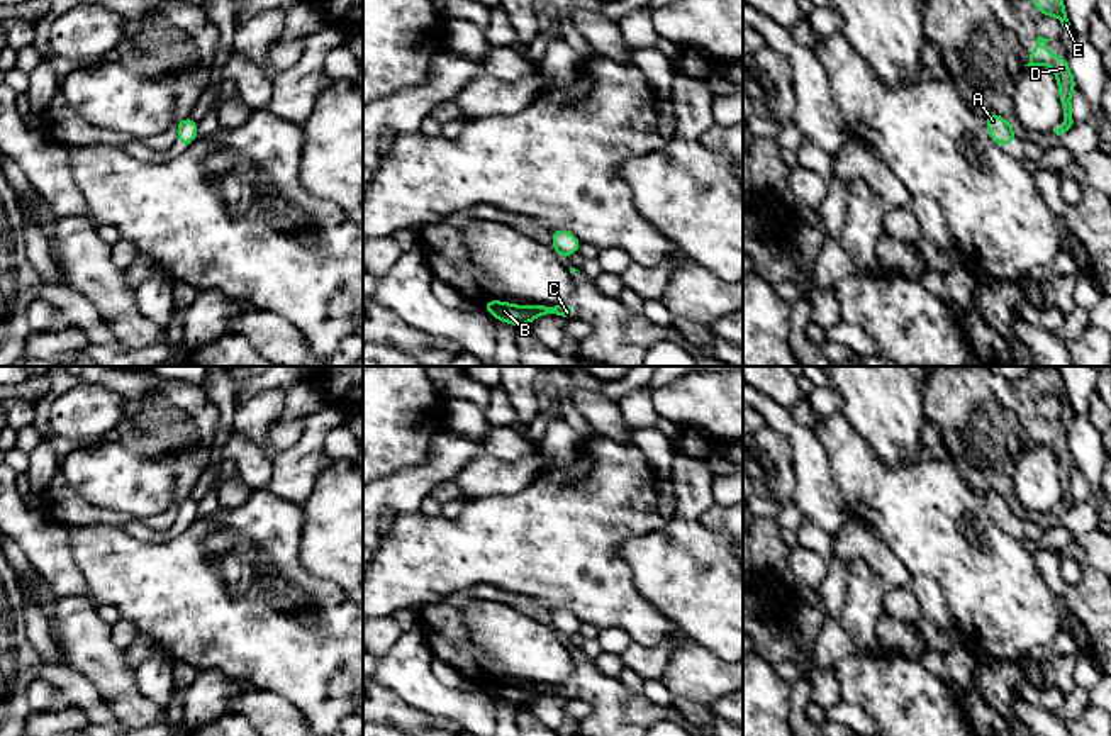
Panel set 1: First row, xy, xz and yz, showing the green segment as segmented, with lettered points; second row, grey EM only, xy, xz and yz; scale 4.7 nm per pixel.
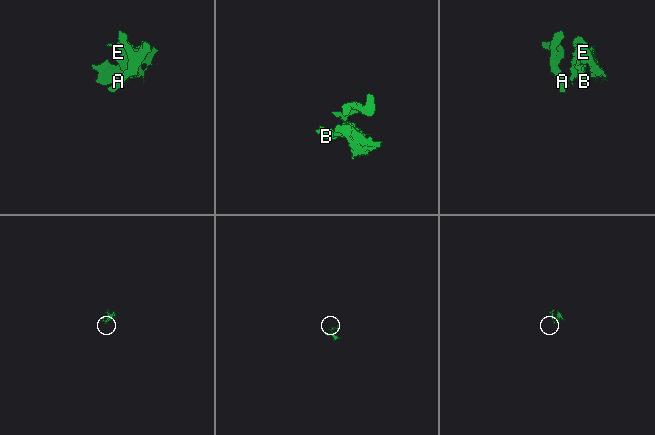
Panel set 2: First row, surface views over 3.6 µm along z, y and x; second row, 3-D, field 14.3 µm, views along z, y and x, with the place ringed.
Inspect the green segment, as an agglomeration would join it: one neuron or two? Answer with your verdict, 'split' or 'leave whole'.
split

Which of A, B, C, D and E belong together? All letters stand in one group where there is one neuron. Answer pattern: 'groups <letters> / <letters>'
groups A / B C D E

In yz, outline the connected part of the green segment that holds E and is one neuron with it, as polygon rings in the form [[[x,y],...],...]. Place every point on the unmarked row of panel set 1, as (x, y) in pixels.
[[[1055,366],[1031,368],[1028,376],[1041,395],[1052,395],[1060,400],[1064,409],[1070,409],[1065,383]]]

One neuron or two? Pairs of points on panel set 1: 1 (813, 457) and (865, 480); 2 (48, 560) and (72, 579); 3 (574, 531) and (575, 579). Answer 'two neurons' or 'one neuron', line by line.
1: two neurons
2: one neuron
3: one neuron

